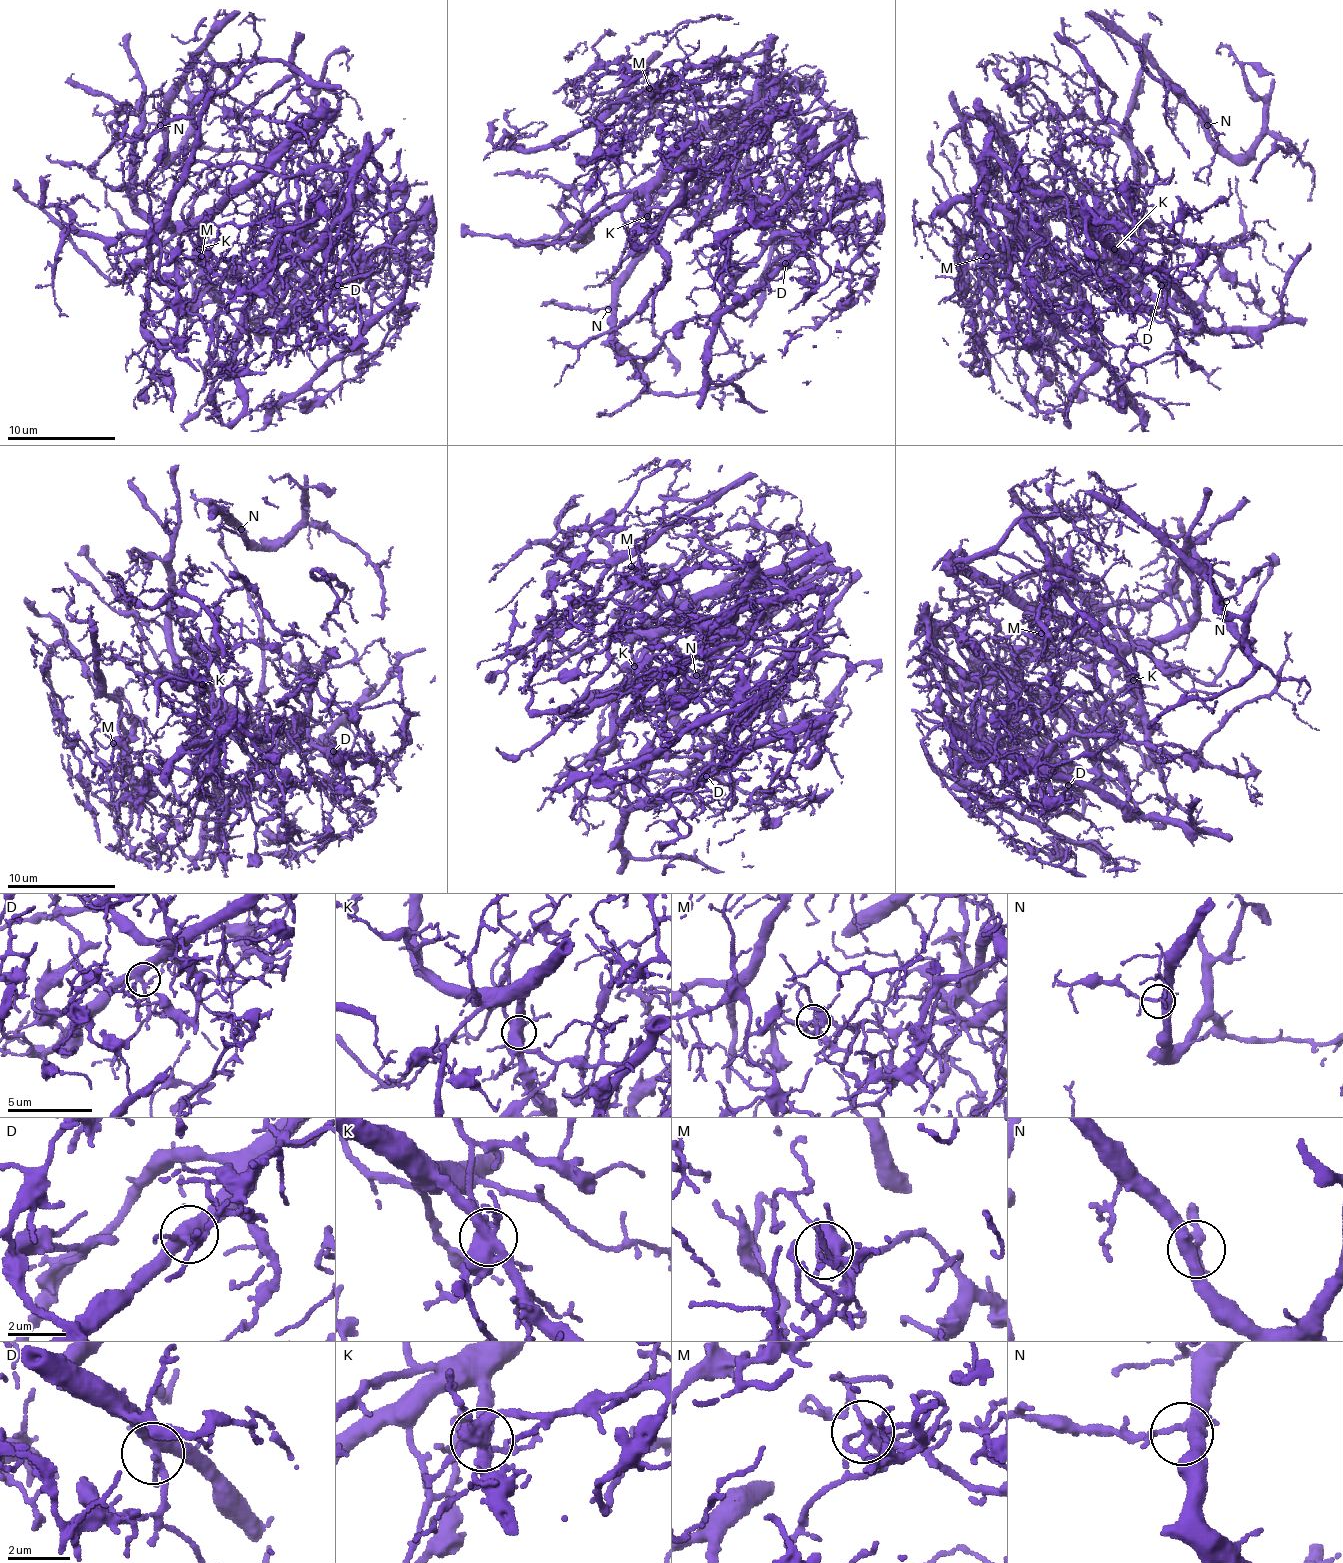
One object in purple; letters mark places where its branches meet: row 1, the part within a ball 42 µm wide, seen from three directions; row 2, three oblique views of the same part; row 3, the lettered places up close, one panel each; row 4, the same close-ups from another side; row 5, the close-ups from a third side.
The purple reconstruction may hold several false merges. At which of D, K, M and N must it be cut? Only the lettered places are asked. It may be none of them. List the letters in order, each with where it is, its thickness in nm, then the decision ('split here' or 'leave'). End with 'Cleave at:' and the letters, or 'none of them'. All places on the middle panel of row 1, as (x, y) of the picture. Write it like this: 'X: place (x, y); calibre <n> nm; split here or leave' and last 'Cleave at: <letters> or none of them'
D: place (785, 263); calibre 400 nm; leave
K: place (647, 216); calibre 550 nm; split here
M: place (649, 88); calibre 340 nm; split here
N: place (608, 309); calibre 360 nm; leave
Cleave at: K, M

